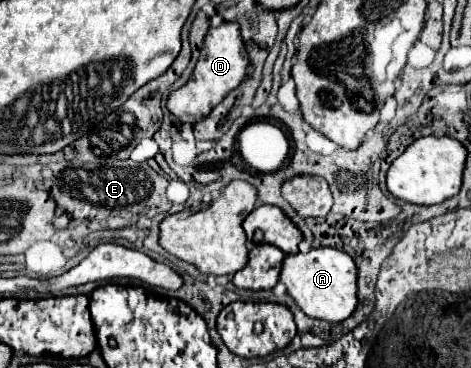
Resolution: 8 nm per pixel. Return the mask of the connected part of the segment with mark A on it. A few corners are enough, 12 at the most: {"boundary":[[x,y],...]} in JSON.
{"boundary":[[344,251],[286,255],[280,281],[314,319],[340,323],[358,303]]}

